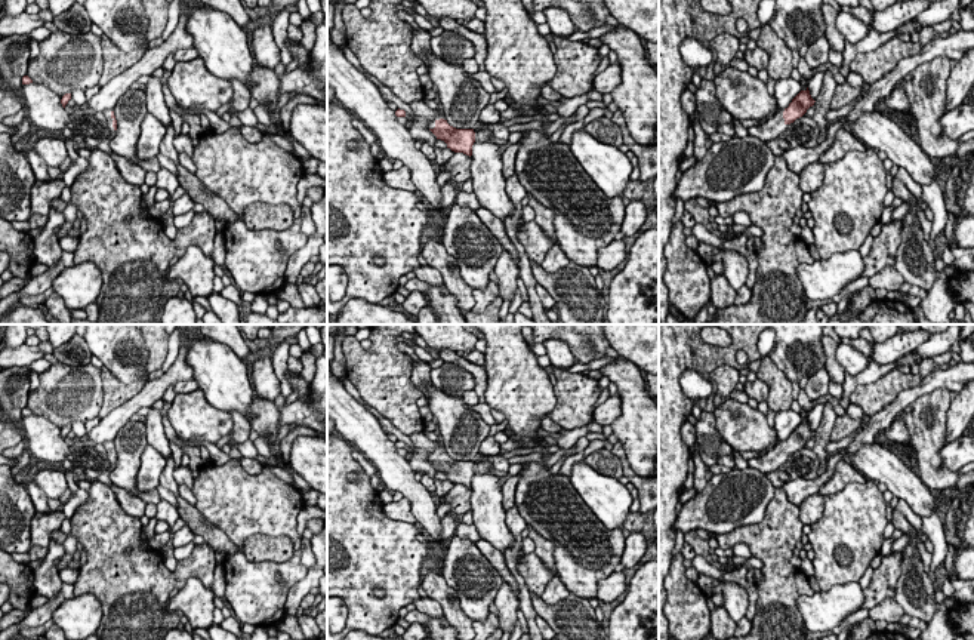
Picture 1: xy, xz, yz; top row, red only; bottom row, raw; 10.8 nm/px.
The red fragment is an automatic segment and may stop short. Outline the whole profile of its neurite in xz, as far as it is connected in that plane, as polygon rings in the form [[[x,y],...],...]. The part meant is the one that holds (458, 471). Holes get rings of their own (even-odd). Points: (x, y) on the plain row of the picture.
[[[443,443],[428,456],[428,459],[437,468],[437,471],[444,473],[447,480],[451,483],[463,484],[469,489],[472,487],[472,477],[475,474],[474,461],[456,461],[450,458]]]

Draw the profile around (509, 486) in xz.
[[[520,474],[509,477],[502,484],[502,505],[505,510],[515,507],[515,490],[520,481]]]

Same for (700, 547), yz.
[[[696,530],[684,533],[684,541],[694,550],[696,556],[700,556],[705,559],[708,557],[709,542],[706,539],[702,539]]]

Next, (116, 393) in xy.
[[[101,367],[101,379],[104,385],[104,401],[99,410],[99,419],[105,418],[111,410],[135,397],[145,385],[144,381],[123,384],[107,367]]]

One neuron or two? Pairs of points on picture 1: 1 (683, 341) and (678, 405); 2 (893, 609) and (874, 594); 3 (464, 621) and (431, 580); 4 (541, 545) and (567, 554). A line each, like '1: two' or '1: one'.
1: one
2: two
3: one
4: two

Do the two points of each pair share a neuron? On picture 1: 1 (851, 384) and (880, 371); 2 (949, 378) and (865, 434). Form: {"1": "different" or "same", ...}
{"1": "same", "2": "same"}

